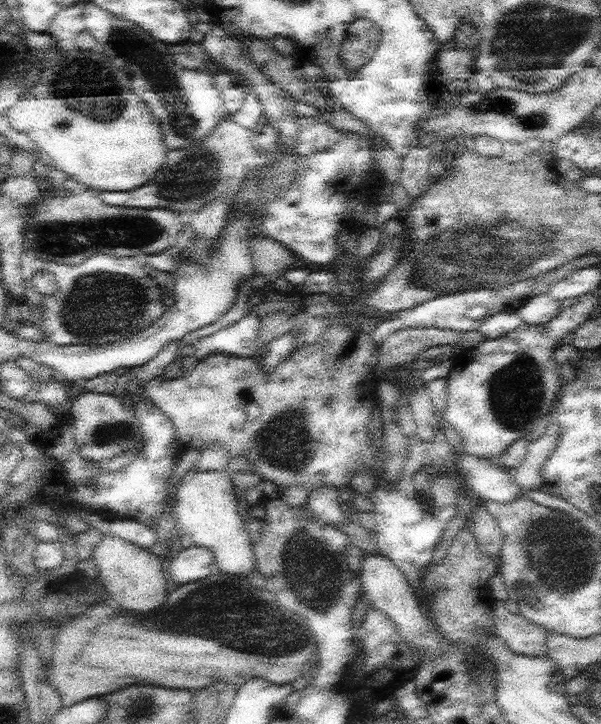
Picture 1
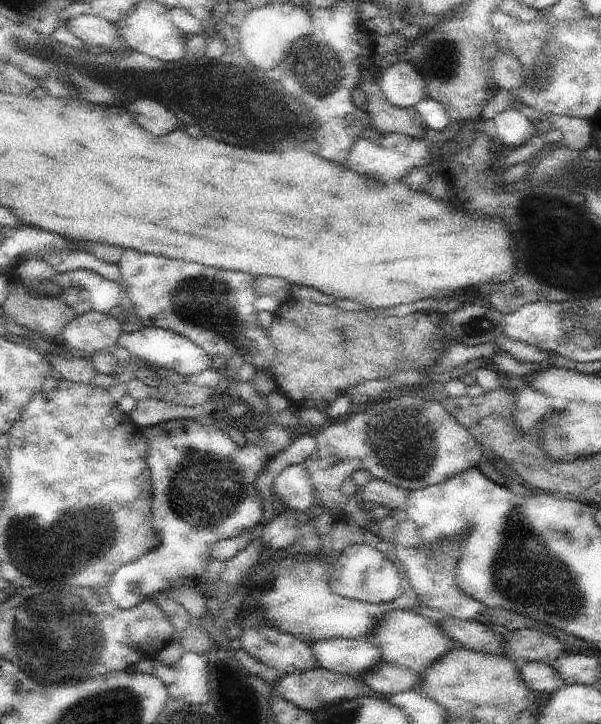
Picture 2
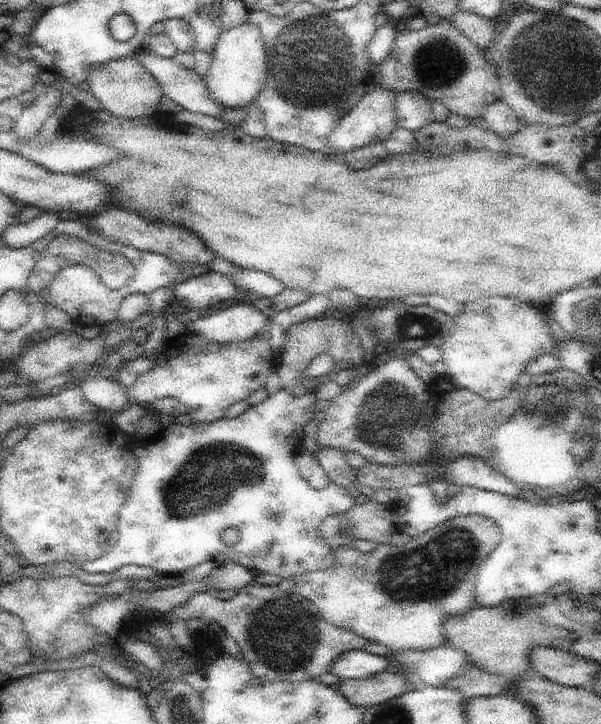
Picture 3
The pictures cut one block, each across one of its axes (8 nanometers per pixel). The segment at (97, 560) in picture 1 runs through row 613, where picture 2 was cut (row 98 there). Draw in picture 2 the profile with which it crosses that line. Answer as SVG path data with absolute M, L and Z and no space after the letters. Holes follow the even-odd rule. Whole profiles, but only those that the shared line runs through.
M137 98L125 108L140 126L144 126L144 130L156 136L164 136L176 130L180 124L178 118L172 114L171 110L168 110L167 106L151 98Z

